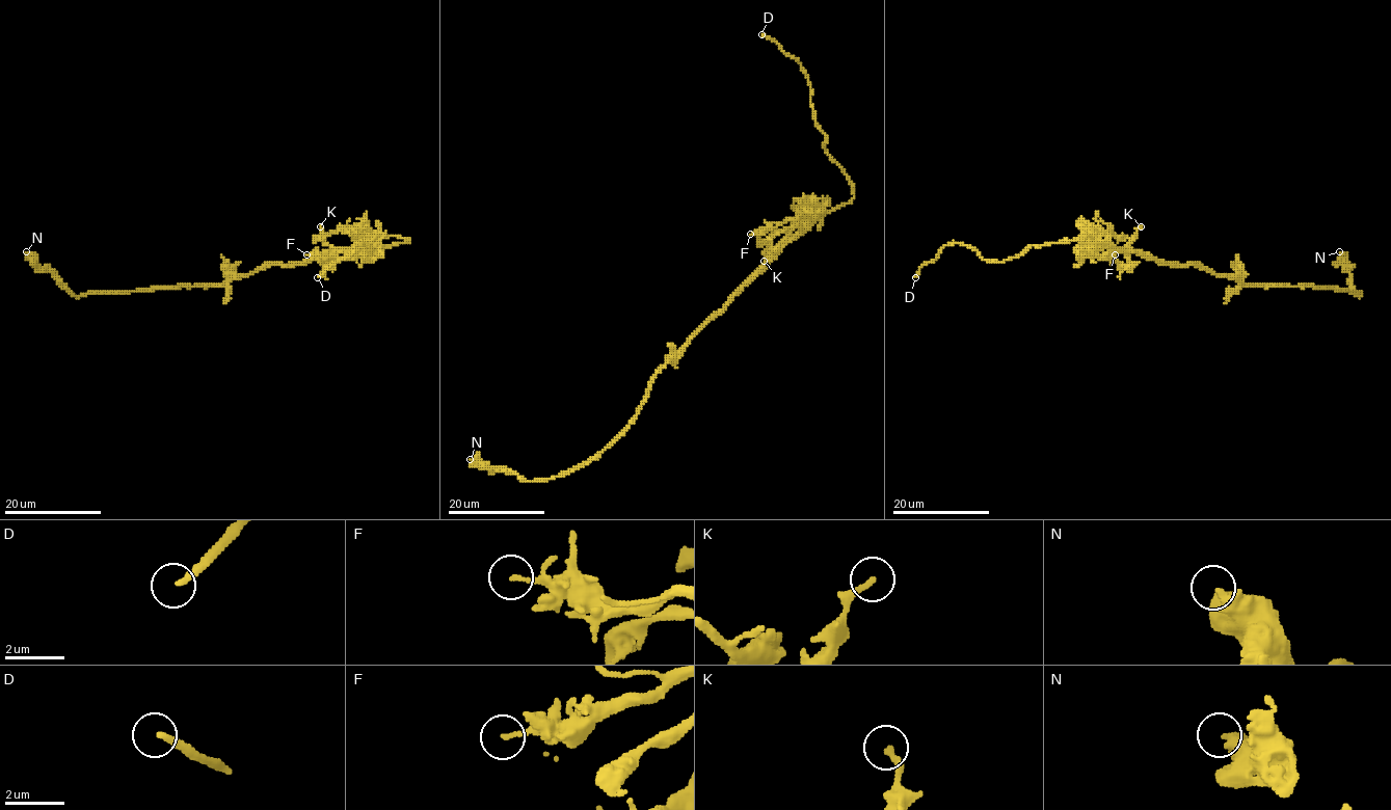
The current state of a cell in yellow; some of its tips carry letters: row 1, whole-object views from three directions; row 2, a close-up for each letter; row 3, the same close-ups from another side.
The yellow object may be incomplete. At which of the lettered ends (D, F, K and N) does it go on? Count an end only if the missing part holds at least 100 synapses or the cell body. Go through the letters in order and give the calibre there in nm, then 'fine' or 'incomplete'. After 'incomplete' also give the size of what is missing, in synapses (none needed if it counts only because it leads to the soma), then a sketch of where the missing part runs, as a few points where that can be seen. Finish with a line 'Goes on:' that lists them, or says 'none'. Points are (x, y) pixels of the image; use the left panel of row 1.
D: 200 nm thick; incomplete; missing branch runs (317, 277), (277, 291), (257, 292)
F: 150 nm thick; fine
K: 200 nm thick; fine
N: 400 nm thick; fine
Goes on: D

